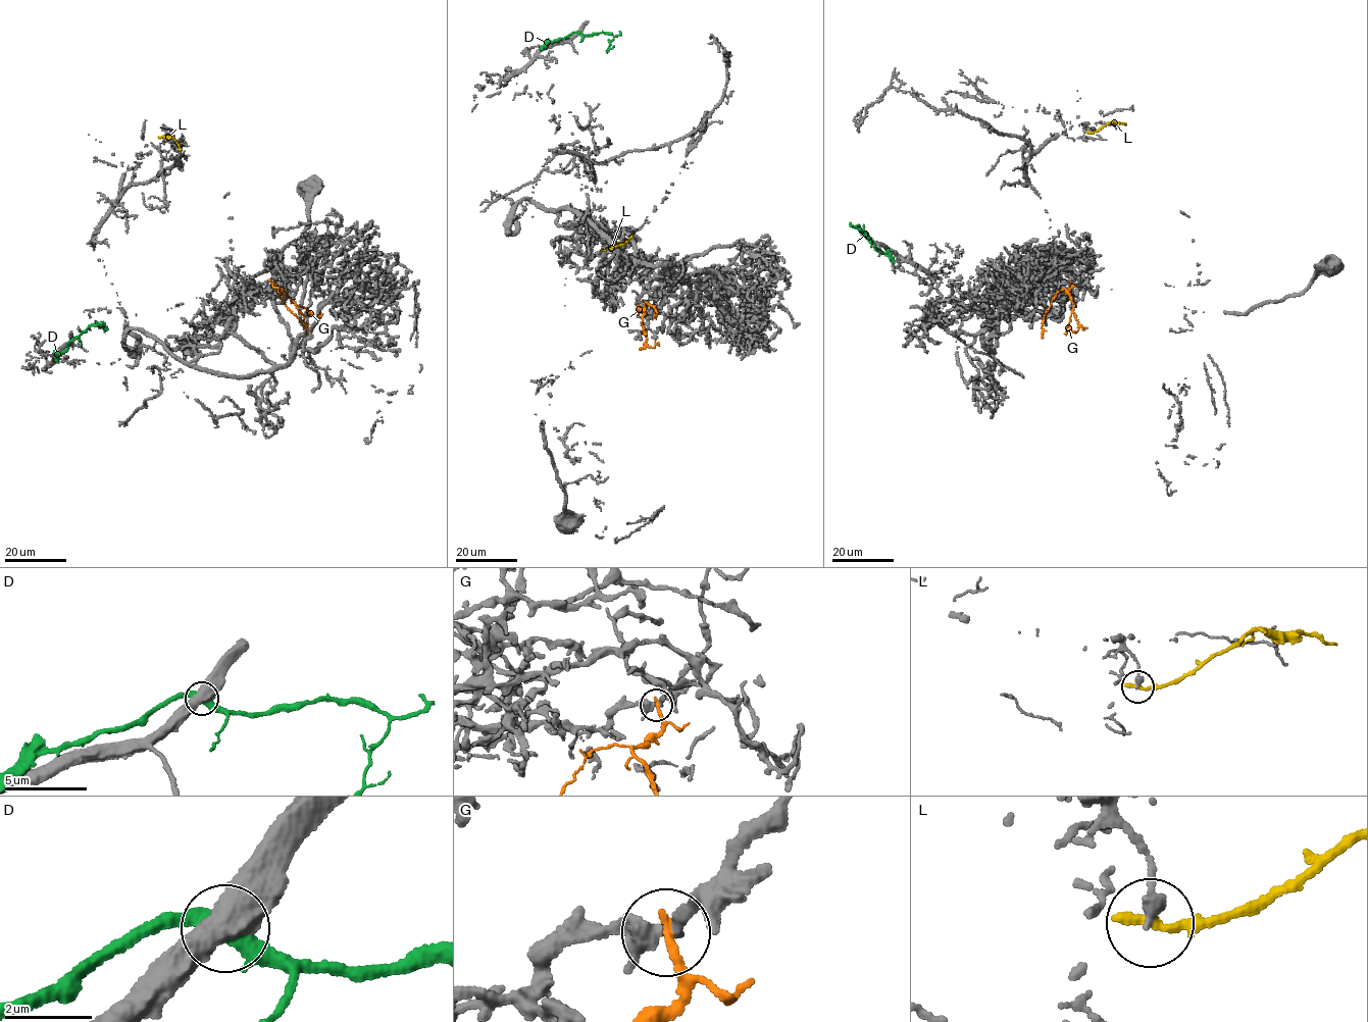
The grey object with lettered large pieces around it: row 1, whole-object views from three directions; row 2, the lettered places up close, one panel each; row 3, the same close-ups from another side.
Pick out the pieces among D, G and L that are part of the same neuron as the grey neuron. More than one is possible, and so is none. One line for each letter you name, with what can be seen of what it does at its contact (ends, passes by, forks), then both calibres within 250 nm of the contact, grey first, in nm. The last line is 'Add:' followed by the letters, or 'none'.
Add: none

